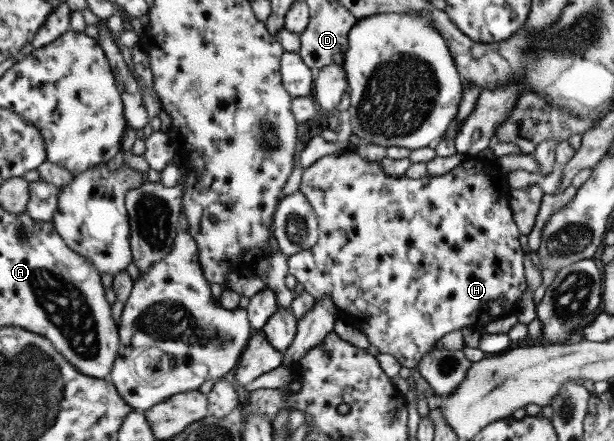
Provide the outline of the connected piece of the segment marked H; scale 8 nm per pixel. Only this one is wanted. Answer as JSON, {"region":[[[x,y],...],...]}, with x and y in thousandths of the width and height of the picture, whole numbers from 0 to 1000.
{"region":[[[577,340],[531,351],[497,383],[489,431],[498,442],[516,485],[520,549],[508,565],[471,580],[471,619],[516,680],[528,671],[541,671],[554,710],[567,710],[581,723],[580,739],[598,762],[603,778],[616,789],[617,800],[634,800],[653,830],[664,837],[679,834],[687,814],[713,785],[718,769],[733,751],[751,751],[752,744],[780,748],[800,728],[839,705],[840,685],[857,649],[850,612],[852,569],[844,549],[844,517],[834,499],[834,481],[826,465],[834,429],[827,422],[824,392],[813,385],[805,370],[785,374],[775,365],[756,363],[746,379],[730,385],[726,397],[707,401],[697,397],[674,406],[660,397],[635,399],[635,392],[629,392],[629,383],[622,383],[619,370],[603,367]]]}

